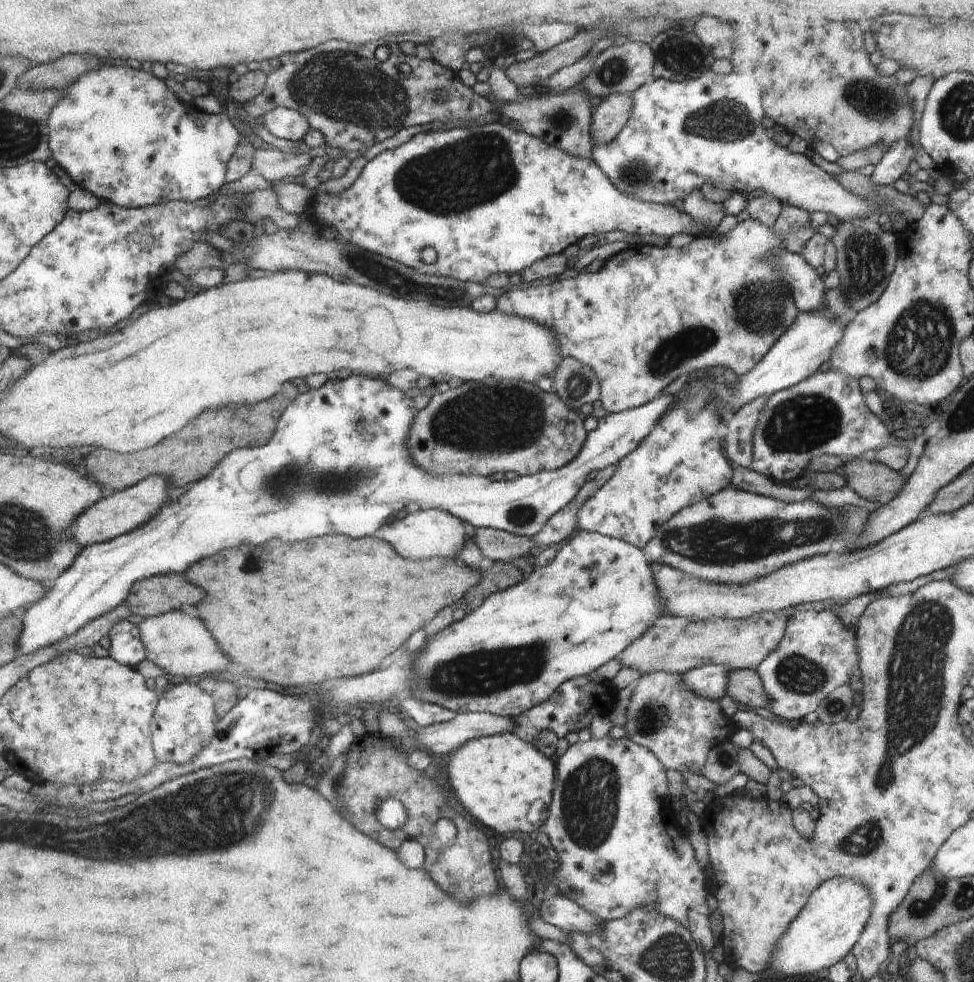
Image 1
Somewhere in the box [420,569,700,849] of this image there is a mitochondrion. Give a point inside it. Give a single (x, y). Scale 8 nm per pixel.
(477, 673)

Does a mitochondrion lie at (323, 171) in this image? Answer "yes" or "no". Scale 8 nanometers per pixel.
no

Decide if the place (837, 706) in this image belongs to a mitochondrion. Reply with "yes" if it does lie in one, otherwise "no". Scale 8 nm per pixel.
yes

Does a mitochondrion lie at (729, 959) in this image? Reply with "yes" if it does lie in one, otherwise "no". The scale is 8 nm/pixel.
no

